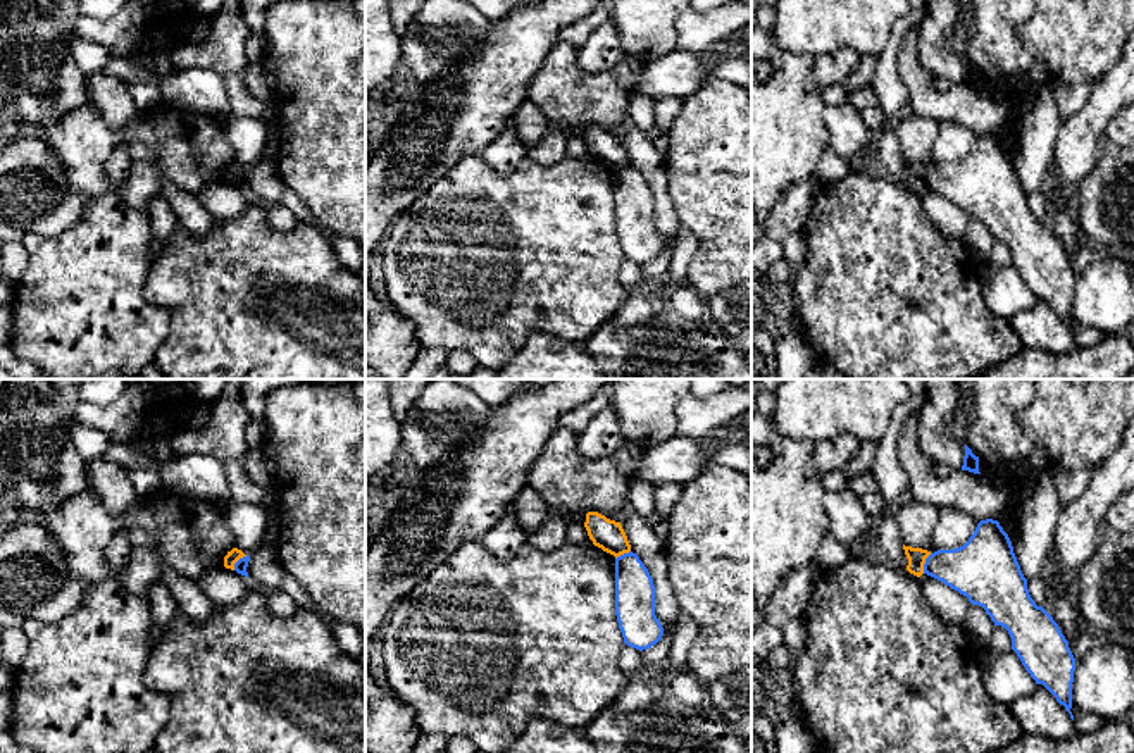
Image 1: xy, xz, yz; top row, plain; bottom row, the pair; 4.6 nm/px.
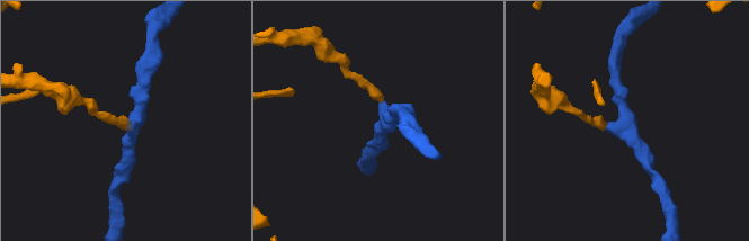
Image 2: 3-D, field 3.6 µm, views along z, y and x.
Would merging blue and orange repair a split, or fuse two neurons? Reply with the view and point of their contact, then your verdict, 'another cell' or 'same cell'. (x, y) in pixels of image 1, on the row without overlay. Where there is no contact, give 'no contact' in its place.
yz (924, 178) | another cell

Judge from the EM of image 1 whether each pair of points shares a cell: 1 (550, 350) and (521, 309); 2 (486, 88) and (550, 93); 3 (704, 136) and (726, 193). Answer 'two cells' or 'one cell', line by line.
1: two cells
2: two cells
3: one cell

